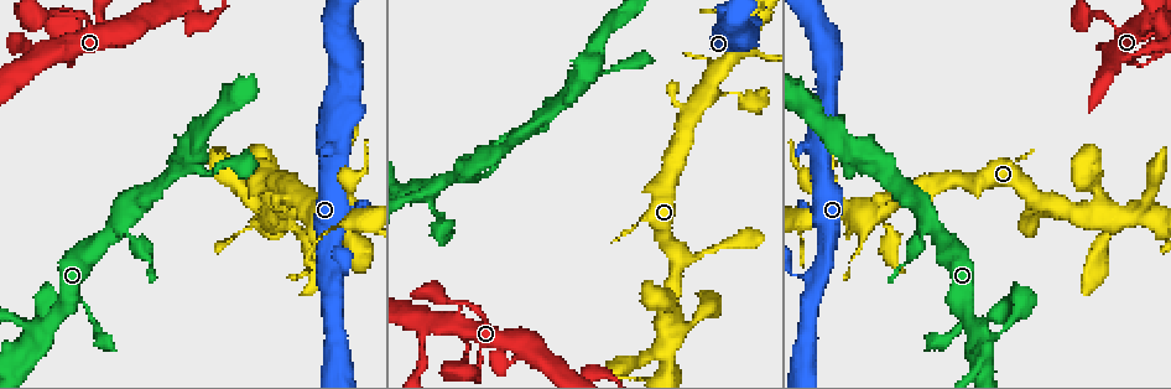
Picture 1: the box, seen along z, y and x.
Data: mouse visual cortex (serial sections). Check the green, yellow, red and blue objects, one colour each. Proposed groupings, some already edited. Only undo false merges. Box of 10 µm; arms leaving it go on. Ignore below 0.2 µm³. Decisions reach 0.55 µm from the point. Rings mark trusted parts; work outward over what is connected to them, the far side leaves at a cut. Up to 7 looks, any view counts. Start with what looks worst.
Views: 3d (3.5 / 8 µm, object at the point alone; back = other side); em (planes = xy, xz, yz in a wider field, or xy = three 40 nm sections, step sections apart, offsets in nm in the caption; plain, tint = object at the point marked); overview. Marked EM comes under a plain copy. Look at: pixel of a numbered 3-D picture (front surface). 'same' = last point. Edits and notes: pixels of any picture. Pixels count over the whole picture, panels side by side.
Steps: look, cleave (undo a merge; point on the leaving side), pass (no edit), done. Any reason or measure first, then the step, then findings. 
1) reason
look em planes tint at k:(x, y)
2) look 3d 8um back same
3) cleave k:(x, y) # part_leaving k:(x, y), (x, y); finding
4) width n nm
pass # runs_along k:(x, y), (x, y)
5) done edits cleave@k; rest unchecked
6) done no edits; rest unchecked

sharp bend
look 3d 3.5um at 1:(425, 196)

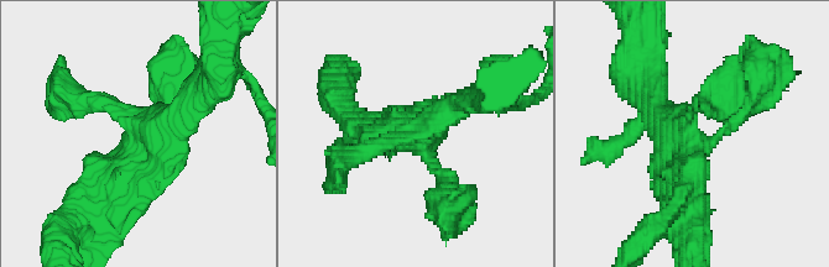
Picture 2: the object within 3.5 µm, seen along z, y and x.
need the tissue
look em xy step 1 tint at 2:(418, 133)

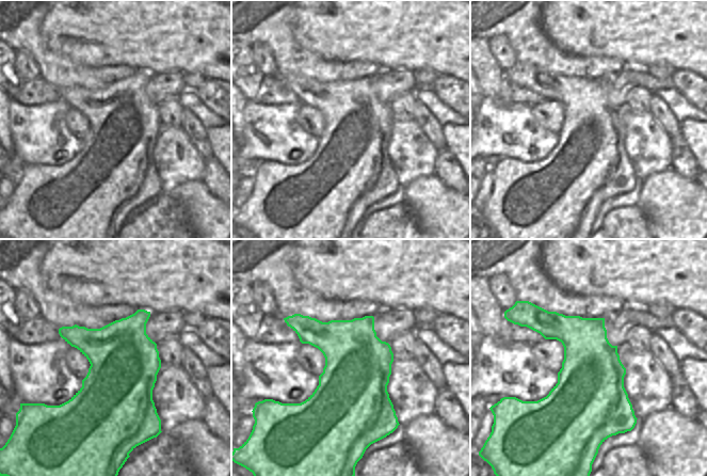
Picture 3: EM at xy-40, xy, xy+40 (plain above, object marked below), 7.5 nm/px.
look em xy step 2 tint same

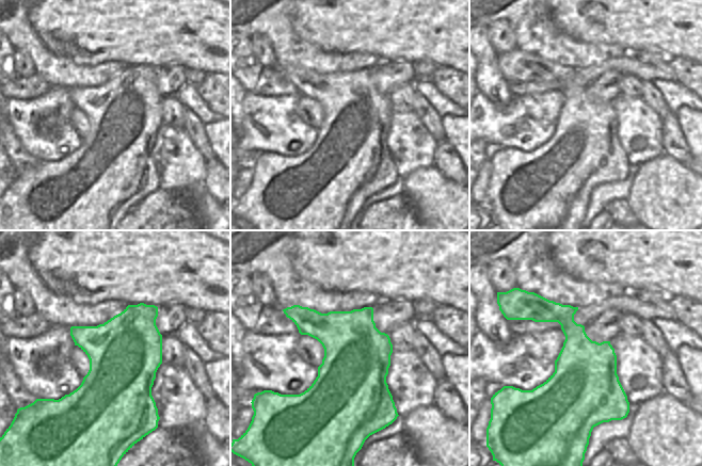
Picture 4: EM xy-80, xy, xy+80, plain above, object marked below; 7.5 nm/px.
width 500 nm
pass # runs_along 2:(198, 97), (121, 176), (107, 221); one cell here

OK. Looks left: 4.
branch point
look 3d 3.5um at 1:(1115, 56)

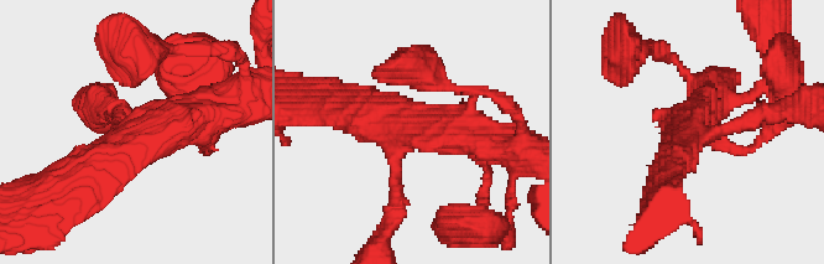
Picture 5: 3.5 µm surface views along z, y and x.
arms 3; arm_widths 200, 400, 500 nm
look em xy step 1 tint at 5:(406, 136)

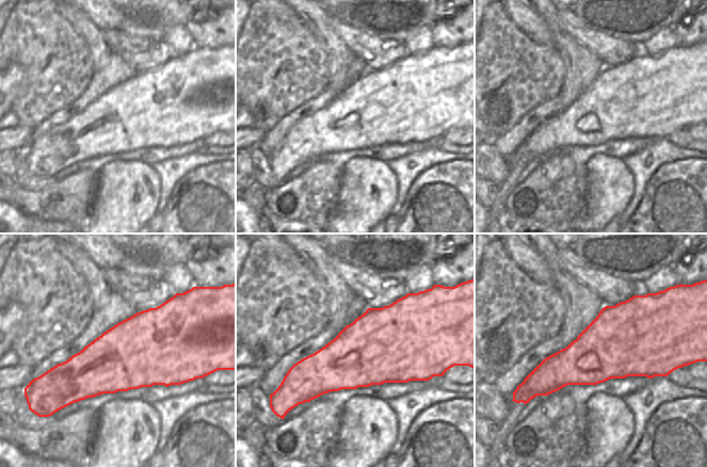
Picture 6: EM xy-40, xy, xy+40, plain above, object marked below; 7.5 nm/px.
another direction
look em xy step 2 tint same

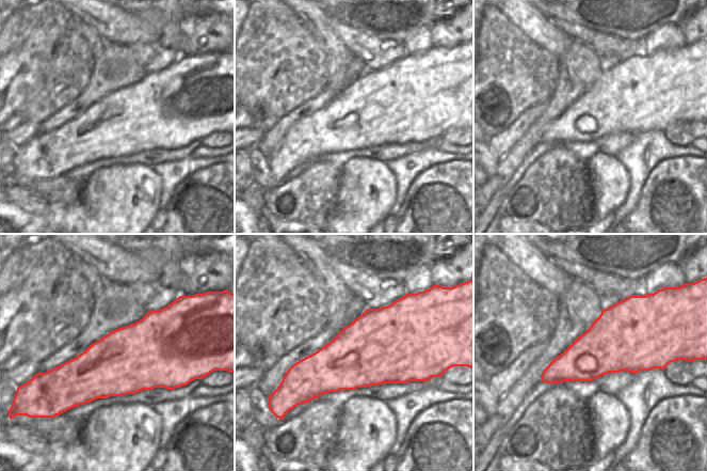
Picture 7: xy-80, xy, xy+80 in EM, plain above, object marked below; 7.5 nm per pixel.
pass # runs_along 5:(207, 117), (130, 135), (69, 189); continuous, no second cell

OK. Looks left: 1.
done no edits; rest unchecked

